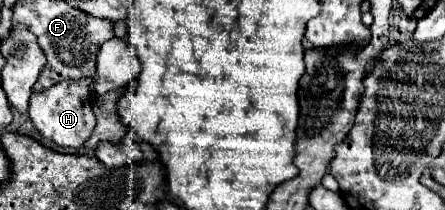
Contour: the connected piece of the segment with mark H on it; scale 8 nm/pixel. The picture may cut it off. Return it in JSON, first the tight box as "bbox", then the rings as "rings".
{"bbox":[28,80,96,148],"rings":[[[92,80],[60,82],[40,94],[32,94],[28,114],[30,114],[34,128],[48,142],[54,142],[56,146],[64,146],[64,148],[80,148],[88,140],[88,136],[92,134],[96,126],[92,102],[90,102],[90,84]]]}

